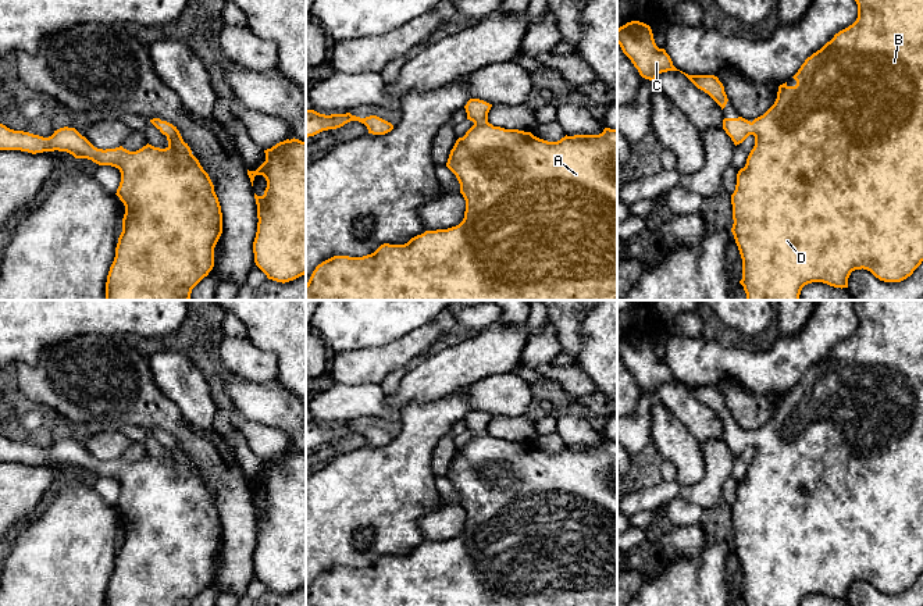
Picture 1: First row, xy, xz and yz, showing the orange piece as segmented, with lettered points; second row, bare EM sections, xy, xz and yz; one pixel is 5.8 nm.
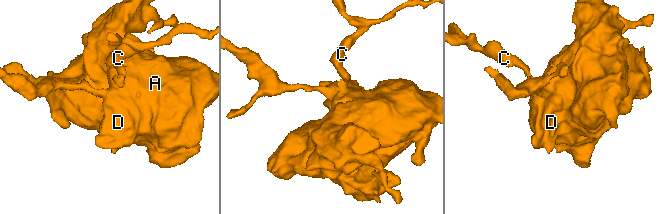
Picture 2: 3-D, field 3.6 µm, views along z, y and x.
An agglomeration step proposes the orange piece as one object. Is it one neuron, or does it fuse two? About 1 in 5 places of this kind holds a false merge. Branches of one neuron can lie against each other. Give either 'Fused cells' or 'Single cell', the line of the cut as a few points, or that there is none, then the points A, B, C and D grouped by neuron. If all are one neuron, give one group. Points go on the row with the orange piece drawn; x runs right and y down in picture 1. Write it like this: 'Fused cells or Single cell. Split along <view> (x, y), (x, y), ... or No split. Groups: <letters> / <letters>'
Single cell. No split. Groups: A B C D

